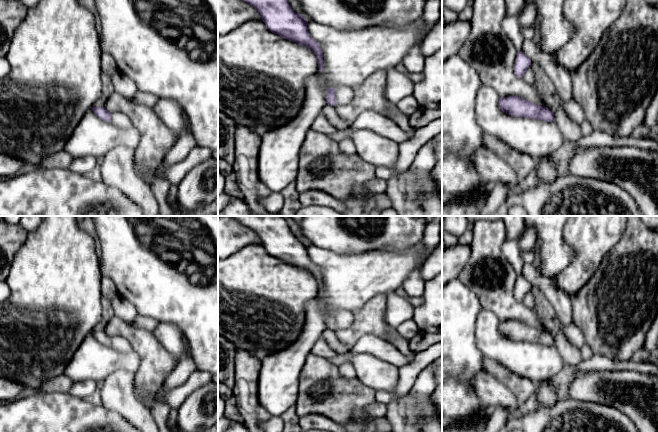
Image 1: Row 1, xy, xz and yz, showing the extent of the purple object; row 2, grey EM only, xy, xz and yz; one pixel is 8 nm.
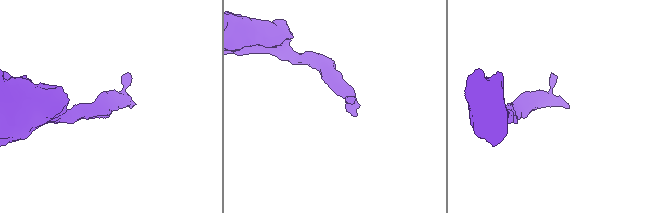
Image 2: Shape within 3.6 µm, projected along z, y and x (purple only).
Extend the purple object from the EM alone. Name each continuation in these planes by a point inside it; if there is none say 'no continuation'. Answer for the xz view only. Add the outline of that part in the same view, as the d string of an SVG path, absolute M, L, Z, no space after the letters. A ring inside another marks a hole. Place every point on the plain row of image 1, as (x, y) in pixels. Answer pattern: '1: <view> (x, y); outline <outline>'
1: xz (344, 318); outline M338 310L335 312L337 329L346 329L353 322L353 314L347 310Z

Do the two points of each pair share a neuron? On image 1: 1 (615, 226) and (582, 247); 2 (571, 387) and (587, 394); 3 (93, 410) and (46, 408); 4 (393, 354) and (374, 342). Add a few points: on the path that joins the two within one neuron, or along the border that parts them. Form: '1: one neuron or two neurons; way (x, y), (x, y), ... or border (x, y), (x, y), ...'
1: one neuron; way (607, 226), (603, 226), (590, 239)
2: one neuron; way (575, 388), (583, 390)
3: one neuron; way (81, 410), (58, 410)
4: one neuron; way (388, 352), (379, 347)

